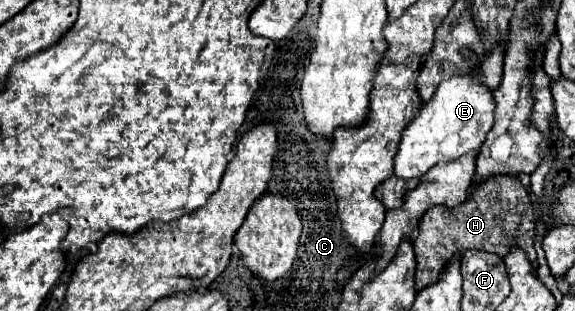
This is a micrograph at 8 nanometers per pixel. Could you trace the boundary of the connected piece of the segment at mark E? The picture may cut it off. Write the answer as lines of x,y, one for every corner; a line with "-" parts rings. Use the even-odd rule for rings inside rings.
472,73
472,75
456,75
450,77
446,81
442,81
432,97
430,103
426,103
420,113
416,115
416,119
404,129
396,157
394,157
394,175
400,179
418,179
422,177
426,171
430,171
438,161
454,161
460,159
464,153
468,151
478,151
488,135
488,131
494,125
494,97
492,91
484,85
478,83
480,75

